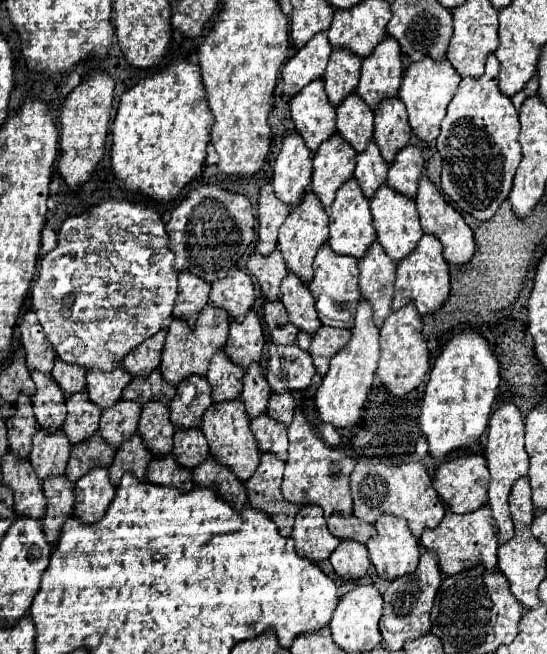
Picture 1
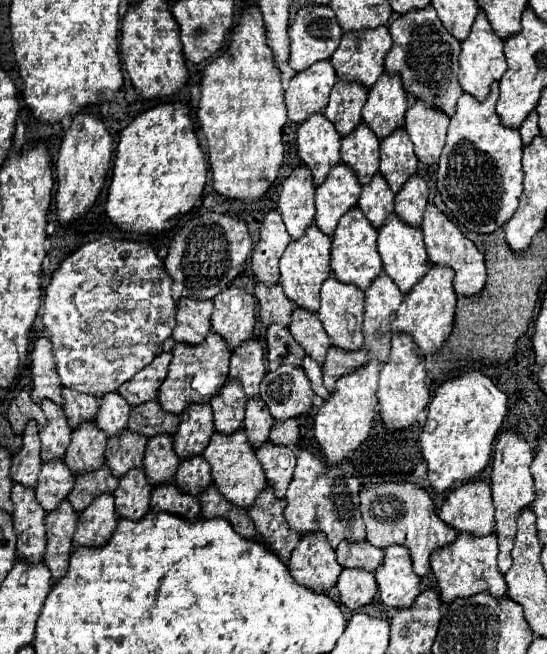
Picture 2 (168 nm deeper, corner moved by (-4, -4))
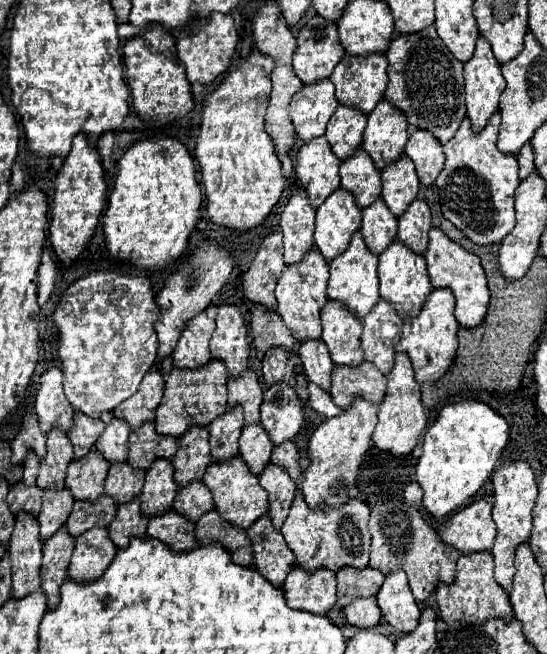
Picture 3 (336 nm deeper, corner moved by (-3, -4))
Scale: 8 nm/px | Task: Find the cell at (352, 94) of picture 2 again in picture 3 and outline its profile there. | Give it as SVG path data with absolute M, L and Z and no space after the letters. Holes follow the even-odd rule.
M338 104L334 116L328 122L326 138L334 150L334 154L344 160L348 158L362 142L362 132L366 124L366 114L348 104Z

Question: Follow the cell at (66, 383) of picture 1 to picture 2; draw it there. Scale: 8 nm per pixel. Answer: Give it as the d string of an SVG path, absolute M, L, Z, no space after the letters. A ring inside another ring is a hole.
M63 388L63 398L65 398L63 410L65 410L71 430L79 428L79 424L83 424L83 422L95 420L97 412L99 412L99 400L95 400L89 394L71 390L71 388Z

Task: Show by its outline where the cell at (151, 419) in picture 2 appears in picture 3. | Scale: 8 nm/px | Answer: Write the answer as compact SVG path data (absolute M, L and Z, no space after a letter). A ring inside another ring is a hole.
M144 422L130 432L128 448L128 462L146 470L154 458L172 458L178 450L178 440L174 436L158 434L152 422Z

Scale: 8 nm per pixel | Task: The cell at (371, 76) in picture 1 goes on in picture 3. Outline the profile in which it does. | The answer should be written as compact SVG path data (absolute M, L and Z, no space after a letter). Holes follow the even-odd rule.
M382 98L374 110L368 114L368 124L364 130L362 148L366 148L376 164L382 170L388 162L396 160L404 152L408 140L408 120L406 114Z

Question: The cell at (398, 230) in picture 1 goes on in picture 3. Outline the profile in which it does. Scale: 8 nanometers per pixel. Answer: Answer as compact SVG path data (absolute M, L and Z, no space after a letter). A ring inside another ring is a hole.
M394 240L390 242L390 246L380 252L380 264L378 264L378 278L380 278L380 296L384 300L390 300L396 306L396 310L402 314L402 316L408 316L408 314L416 314L422 306L422 302L426 300L426 292L432 290L432 284L430 284L430 278L428 278L428 272L426 272L426 260L424 256L416 254L414 250L410 250L406 244L402 244L400 240ZM404 302L412 302L412 310L404 308Z

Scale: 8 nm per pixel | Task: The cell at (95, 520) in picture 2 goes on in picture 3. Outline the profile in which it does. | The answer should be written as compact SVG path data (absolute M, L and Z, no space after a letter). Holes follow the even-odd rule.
M96 524L76 538L68 576L80 582L94 580L102 576L104 568L108 568L114 554L116 546L108 536L108 528Z

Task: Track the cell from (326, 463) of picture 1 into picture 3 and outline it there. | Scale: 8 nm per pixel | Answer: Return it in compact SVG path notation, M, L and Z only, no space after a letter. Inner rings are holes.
M298 488L290 514L282 526L282 534L290 550L296 554L298 564L310 572L322 566L330 568L332 572L336 572L342 566L364 568L368 566L370 556L368 514L370 514L368 506L356 498L350 498L340 508L332 508L328 504L322 504L320 508L310 508L304 502L304 496Z

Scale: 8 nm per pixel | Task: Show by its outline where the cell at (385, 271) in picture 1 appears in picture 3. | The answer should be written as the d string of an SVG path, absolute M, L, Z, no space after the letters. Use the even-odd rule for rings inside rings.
M378 300L378 304L364 316L362 348L368 362L372 362L382 374L392 370L394 364L394 344L400 340L402 318L388 300Z

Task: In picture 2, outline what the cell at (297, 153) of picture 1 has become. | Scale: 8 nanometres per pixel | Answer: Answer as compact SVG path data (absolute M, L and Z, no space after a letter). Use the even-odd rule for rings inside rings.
M299 166L293 174L283 180L277 210L283 216L291 240L299 240L305 230L313 224L315 216L315 186L307 166Z

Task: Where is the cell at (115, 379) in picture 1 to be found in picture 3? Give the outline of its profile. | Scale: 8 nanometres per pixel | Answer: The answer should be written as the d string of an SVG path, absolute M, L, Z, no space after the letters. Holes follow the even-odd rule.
M112 416L112 420L106 424L104 432L100 434L96 448L106 456L110 462L124 462L128 456L128 434L130 426L126 420Z

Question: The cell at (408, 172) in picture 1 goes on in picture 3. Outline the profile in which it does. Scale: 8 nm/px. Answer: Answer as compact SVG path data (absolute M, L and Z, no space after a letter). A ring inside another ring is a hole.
M416 198L398 218L398 240L408 244L408 248L412 248L414 252L422 254L428 244L430 226L430 208L424 200Z

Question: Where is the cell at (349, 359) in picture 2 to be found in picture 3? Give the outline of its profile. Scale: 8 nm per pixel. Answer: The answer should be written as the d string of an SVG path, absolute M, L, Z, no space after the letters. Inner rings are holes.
M362 362L354 366L334 366L330 396L340 408L352 402L352 396L364 396L374 404L380 404L386 392L386 376L380 374L374 364Z

